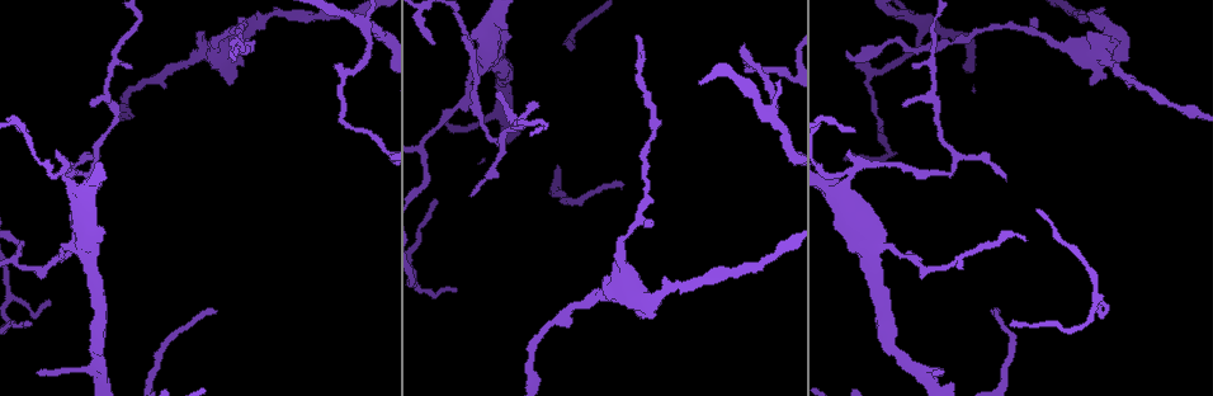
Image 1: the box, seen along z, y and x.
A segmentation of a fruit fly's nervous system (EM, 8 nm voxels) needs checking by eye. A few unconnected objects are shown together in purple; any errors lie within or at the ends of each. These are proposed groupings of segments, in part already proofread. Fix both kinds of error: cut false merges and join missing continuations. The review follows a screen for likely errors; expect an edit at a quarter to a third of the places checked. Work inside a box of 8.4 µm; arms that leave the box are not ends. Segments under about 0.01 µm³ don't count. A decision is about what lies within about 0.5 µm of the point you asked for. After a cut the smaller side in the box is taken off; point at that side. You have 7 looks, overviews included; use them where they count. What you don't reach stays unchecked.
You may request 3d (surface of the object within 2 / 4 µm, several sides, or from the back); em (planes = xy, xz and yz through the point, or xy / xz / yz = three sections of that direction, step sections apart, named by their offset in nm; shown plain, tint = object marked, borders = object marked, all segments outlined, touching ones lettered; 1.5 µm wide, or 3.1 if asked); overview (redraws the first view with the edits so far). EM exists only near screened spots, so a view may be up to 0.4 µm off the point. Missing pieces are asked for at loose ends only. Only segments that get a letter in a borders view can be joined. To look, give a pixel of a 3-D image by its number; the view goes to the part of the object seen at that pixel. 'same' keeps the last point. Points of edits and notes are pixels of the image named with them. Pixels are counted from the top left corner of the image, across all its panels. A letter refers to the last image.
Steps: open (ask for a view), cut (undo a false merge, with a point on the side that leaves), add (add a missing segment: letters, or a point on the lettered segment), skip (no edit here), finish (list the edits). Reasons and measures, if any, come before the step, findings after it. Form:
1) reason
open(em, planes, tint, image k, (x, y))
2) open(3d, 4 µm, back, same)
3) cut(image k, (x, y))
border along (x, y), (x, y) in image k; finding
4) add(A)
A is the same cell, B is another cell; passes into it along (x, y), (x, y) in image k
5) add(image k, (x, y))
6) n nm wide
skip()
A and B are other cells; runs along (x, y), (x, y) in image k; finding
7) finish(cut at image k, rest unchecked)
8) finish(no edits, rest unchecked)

small branch off a trunk
open(em, planes, tint, image 1, (857, 166))

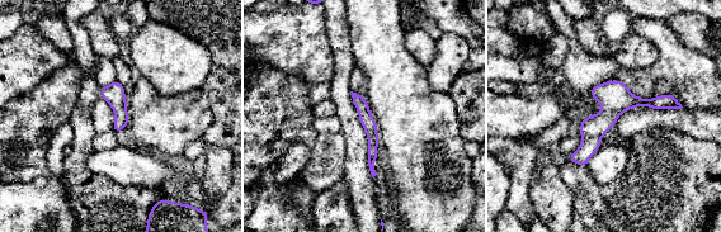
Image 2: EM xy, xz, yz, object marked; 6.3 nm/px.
what lies round it
open(em, planes, borders, same)

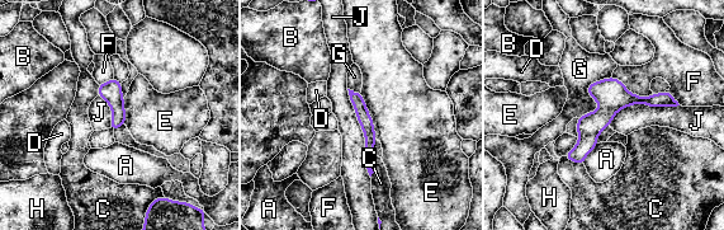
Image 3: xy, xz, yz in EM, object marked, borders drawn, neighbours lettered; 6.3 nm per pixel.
skip()
A, B, C, D, E, F, G, H and J are other cells; runs along (673, 103), (619, 99), (571, 155) in image 3; continuous, no second cell

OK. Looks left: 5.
free end
open(em, yz, step 4, borders, image 1, (1006, 181))

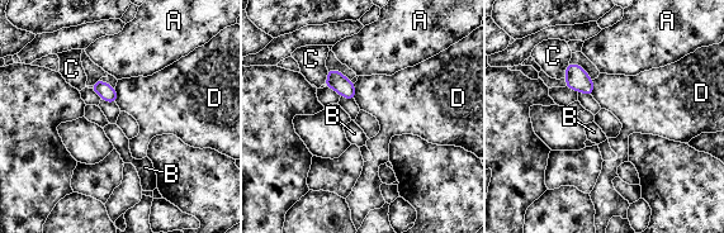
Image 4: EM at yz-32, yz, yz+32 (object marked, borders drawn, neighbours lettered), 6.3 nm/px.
open(em, planes, borders, same)

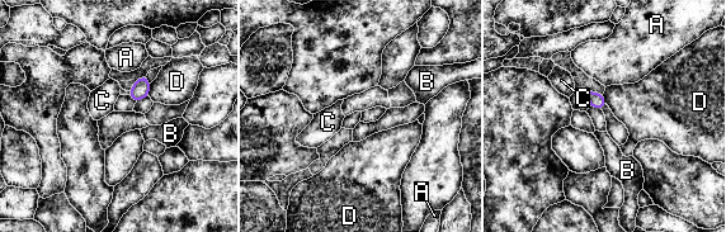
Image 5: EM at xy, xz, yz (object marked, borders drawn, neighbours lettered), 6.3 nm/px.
D touches over 80 nm
skip()
A, B, C and D are other cells; border along (150, 84), (147, 95) in image 5; none of them fits

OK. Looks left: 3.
an open end
open(em, planes, borders, image 1, (230, 53))

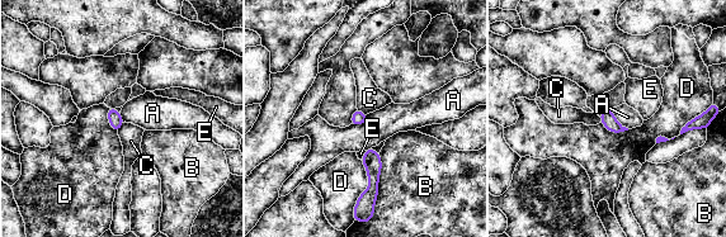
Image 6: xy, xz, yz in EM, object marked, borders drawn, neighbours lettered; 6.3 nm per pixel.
skip()
A, B, C, D and E are other cells; none of them fits

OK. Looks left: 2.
finish(no edits, rest unchecked)

